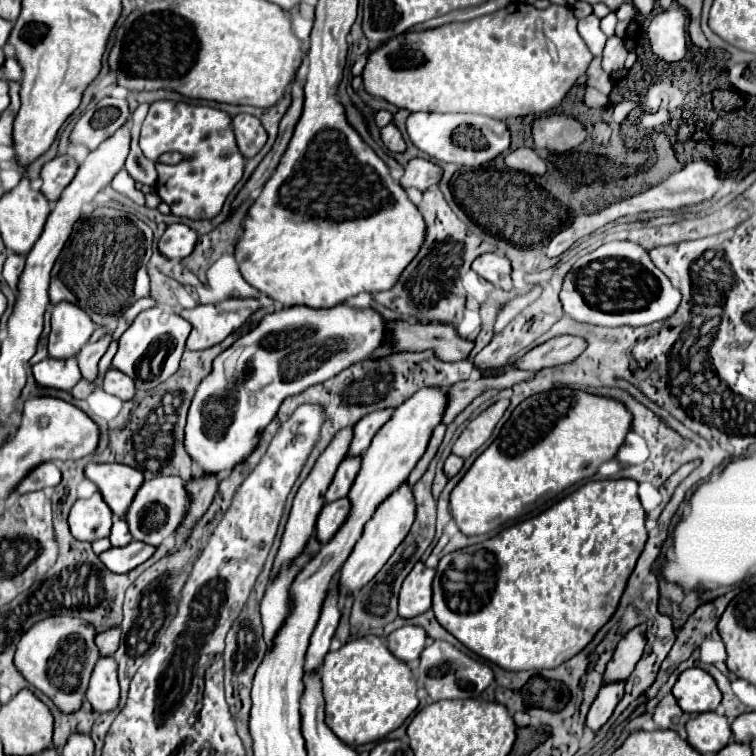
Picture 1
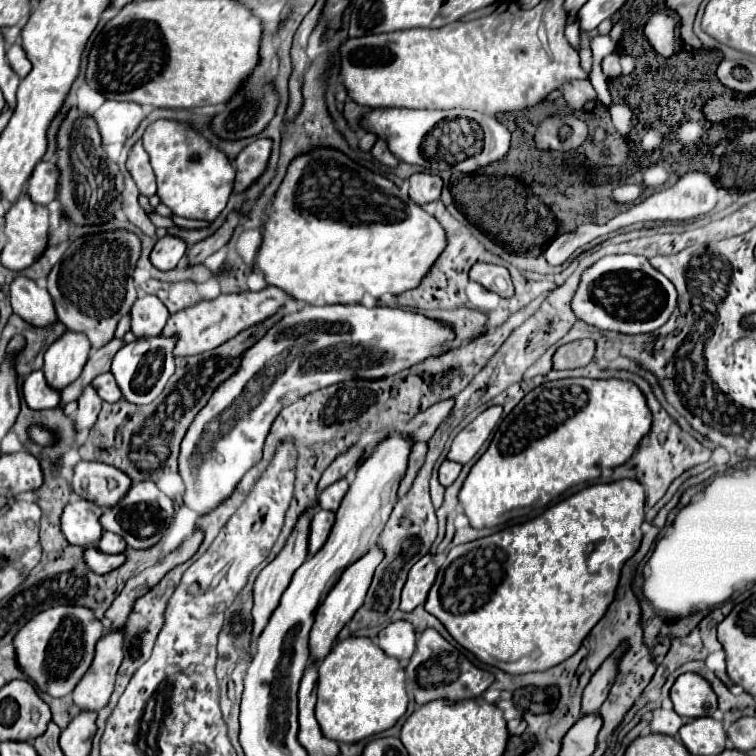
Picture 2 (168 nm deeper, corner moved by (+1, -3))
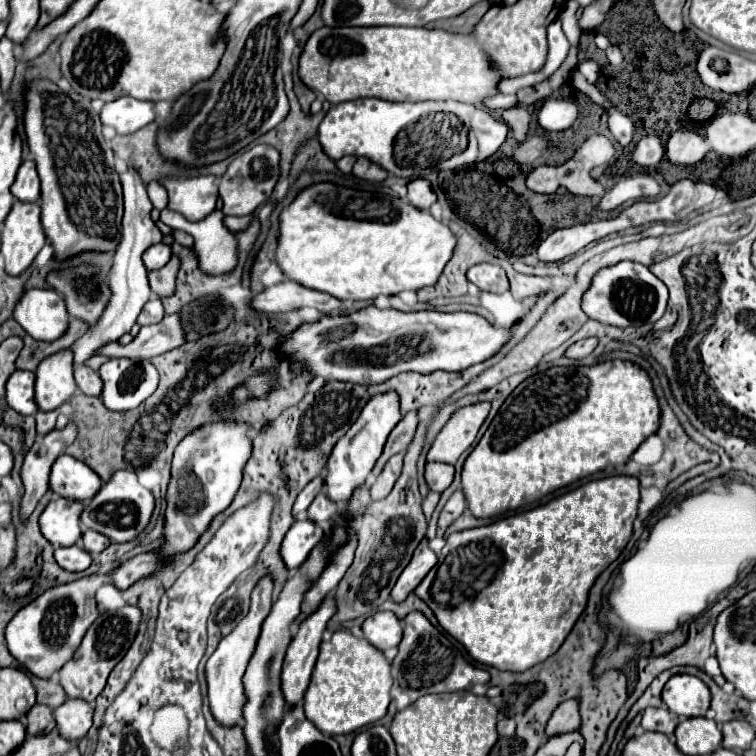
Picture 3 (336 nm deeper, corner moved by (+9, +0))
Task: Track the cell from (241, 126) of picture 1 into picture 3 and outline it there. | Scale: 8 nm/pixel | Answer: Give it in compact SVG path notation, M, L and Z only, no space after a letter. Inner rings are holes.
M259 144L239 156L229 164L225 176L219 180L219 196L223 198L225 216L247 216L257 206L261 206L273 192L279 180L279 152L267 144Z

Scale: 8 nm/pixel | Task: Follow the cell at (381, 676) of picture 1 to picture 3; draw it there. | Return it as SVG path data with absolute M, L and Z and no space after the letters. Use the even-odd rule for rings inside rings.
M345 630L333 632L331 640L319 646L319 658L305 692L305 716L329 736L355 732L385 716L391 702L391 684L391 664L381 650Z

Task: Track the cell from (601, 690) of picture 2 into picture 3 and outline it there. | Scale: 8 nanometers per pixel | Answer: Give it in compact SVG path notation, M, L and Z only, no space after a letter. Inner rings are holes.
M565 700L551 714L551 718L545 726L545 736L551 738L551 736L575 732L579 728L579 724L581 724L581 718L577 712L577 700Z

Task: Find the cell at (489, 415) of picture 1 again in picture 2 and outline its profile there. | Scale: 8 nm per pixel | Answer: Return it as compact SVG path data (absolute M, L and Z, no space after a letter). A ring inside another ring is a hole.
M495 405L495 407L485 409L481 415L477 415L477 419L473 419L461 433L457 433L457 437L453 439L451 449L447 453L447 459L457 461L457 463L467 463L487 441L489 433L493 431L495 423L499 421L501 413L503 413L503 407Z

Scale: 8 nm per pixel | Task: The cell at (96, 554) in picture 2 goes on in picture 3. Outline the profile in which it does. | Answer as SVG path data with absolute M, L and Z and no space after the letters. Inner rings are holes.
M69 546L69 548L55 548L53 552L55 556L55 562L63 568L63 570L69 570L69 572L83 572L91 566L91 554L85 552L83 548L79 546Z

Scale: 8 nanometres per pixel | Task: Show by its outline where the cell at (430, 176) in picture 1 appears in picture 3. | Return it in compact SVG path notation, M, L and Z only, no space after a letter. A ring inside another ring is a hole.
M417 178L417 180L409 182L407 190L409 190L407 192L409 202L419 210L429 210L429 206L437 200L435 192L431 190L431 184L427 180L423 180L423 178Z

